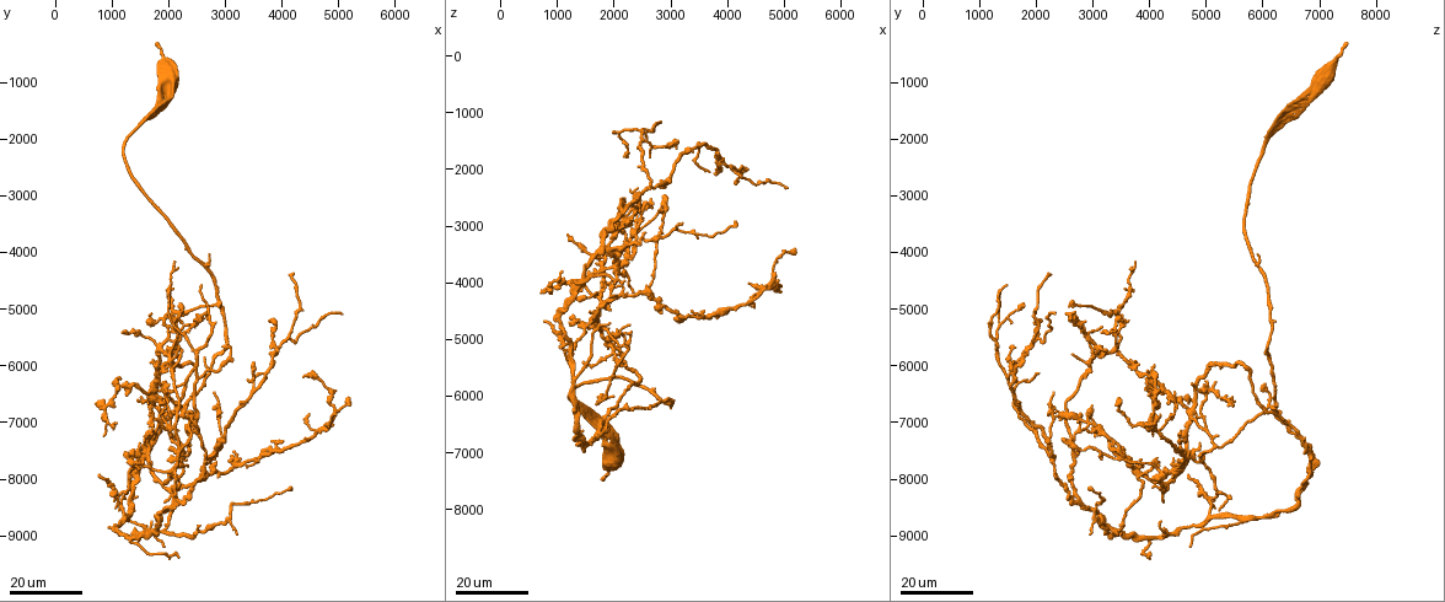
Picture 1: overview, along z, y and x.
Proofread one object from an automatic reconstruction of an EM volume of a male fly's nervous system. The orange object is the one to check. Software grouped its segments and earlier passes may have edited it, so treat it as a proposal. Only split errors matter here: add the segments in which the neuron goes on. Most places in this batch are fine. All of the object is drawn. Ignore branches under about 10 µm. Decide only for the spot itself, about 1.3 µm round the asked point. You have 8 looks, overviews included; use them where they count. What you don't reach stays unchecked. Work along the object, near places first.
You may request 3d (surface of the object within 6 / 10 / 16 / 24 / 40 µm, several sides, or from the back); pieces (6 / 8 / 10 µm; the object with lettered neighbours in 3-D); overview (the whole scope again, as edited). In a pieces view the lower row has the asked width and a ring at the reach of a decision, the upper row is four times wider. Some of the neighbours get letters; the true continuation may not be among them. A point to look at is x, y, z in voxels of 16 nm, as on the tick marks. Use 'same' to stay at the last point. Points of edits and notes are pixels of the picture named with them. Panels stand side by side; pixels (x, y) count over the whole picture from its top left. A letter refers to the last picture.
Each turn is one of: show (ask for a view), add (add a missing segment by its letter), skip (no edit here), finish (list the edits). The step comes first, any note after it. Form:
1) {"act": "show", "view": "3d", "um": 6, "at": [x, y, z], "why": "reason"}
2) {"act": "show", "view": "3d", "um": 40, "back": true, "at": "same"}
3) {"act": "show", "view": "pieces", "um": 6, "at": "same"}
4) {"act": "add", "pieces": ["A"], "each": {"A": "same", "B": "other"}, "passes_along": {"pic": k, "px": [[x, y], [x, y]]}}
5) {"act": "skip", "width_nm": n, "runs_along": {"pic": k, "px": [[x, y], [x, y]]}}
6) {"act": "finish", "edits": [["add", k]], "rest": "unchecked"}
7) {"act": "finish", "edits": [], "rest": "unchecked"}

{"act": "show", "view": "3d", "um": 24, "at": [1900, 8400, 4250], "why": "free end"}

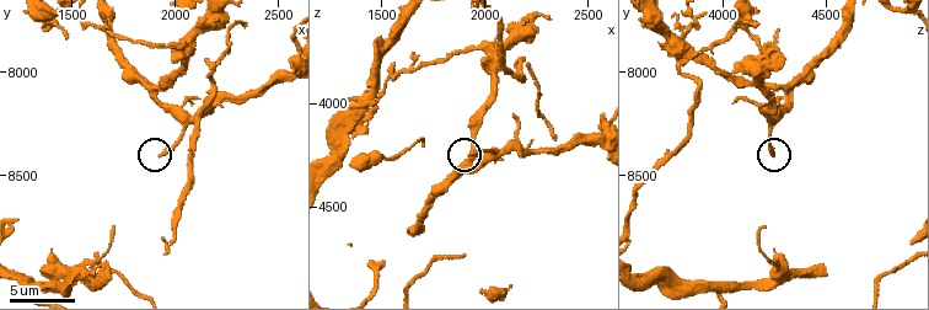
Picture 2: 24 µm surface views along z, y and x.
{"act": "show", "view": "pieces", "um": 6, "at": [1930, 8410, 4250]}

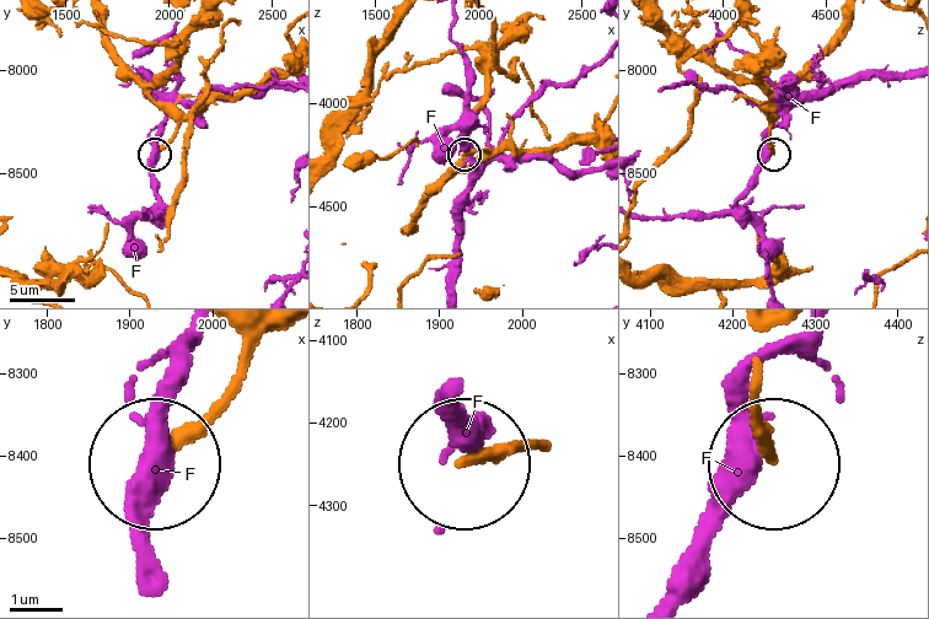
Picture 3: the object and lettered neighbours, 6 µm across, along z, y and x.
{"act": "skip", "each": {"F": "other"}, "found": "none of them fits"}

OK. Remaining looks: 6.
{"act": "show", "view": "pieces", "um": 8, "at": [2330, 7770, 4170], "why": "branch stops here"}

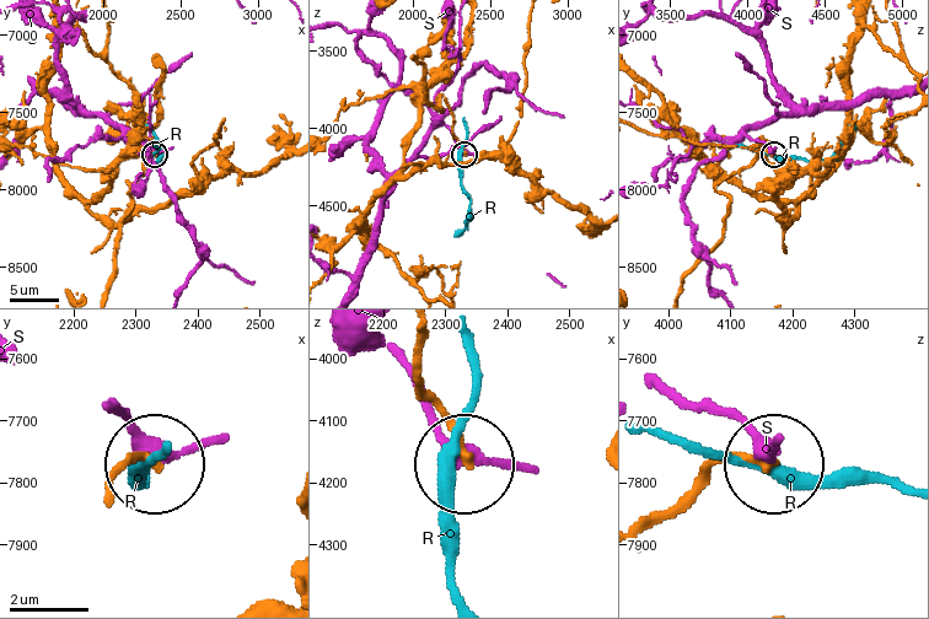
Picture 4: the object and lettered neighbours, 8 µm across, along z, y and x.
{"act": "skip", "each": {"R": "other", "S": "other"}, "runs_along": {"pic": 4, "px": [[422, 68], [425, 97], [438, 109], [442, 97], [463, 152]]}, "found": "no lettered segment goes on from it"}

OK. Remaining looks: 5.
{"act": "show", "view": "3d", "um": 24, "at": [4200, 4400, 2250], "why": "long arm stops here"}

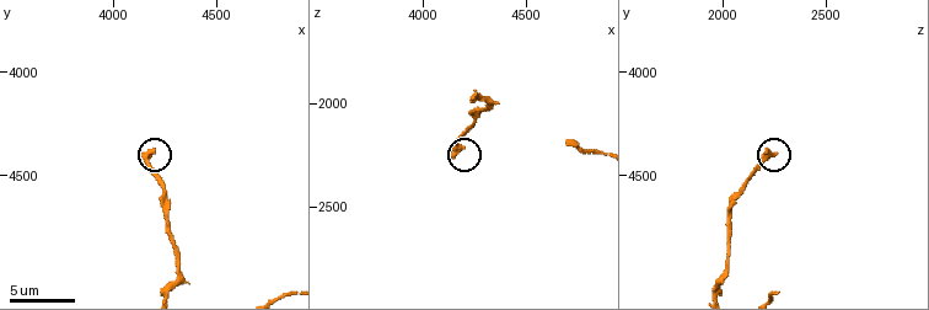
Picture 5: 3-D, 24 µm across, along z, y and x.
{"act": "show", "view": "pieces", "um": 6, "at": [4180, 4380, 2210], "why": "see the neighbours"}

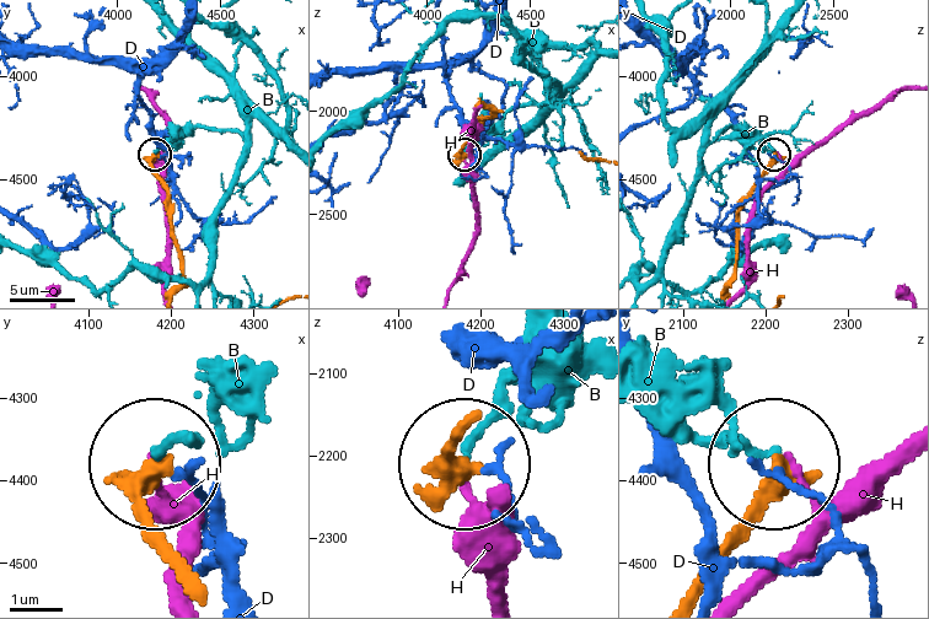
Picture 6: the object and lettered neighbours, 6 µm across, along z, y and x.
{"act": "skip", "each": {"B": "other", "D": "other", "H": "other"}, "runs_along": {"pic": 6, "px": [[183, 570], [156, 529], [148, 468]]}, "found": "none of them fits"}

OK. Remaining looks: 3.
{"act": "show", "view": "3d", "um": 24, "at": [1850, 300, 7500]}

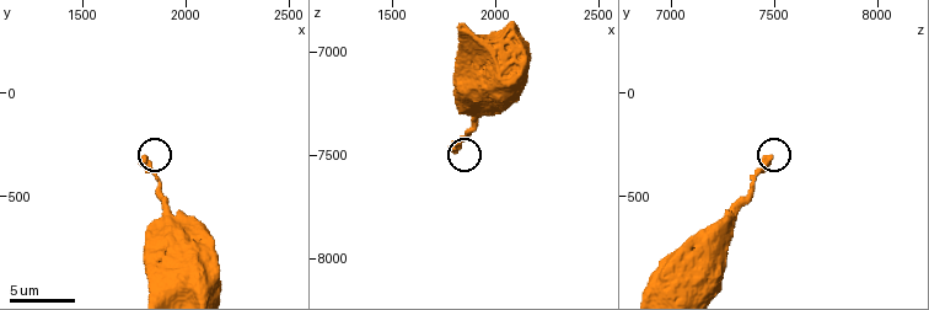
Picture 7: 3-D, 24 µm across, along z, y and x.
{"act": "show", "view": "pieces", "um": 10, "at": [1810, 320, 7470]}

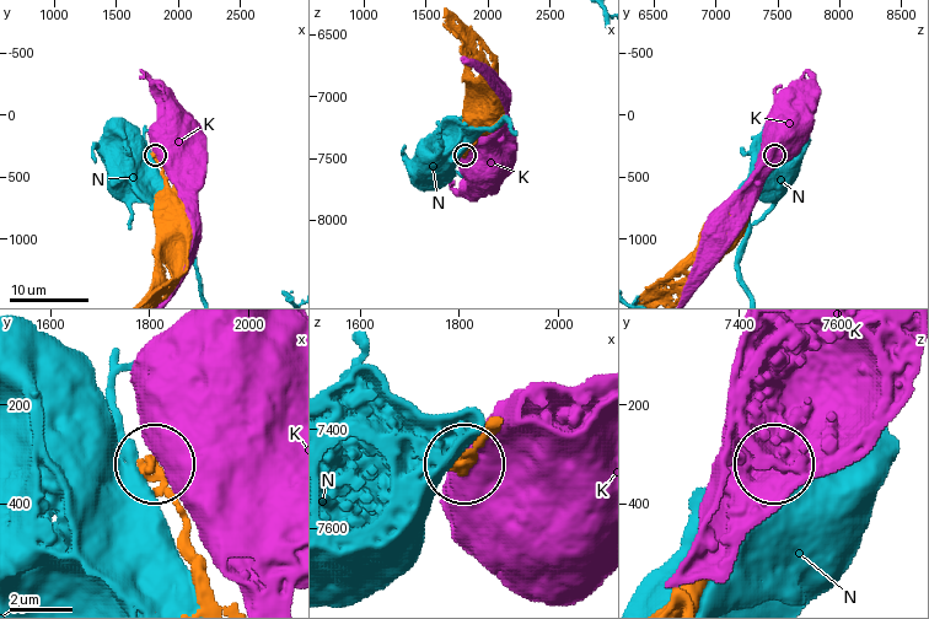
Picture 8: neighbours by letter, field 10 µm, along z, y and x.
{"act": "skip", "width_nm": 390, "each": {"K": "other", "N": "other"}, "found": "no lettered segment goes on from it"}

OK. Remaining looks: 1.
{"act": "finish", "edits": [], "rest": "unchecked"}

